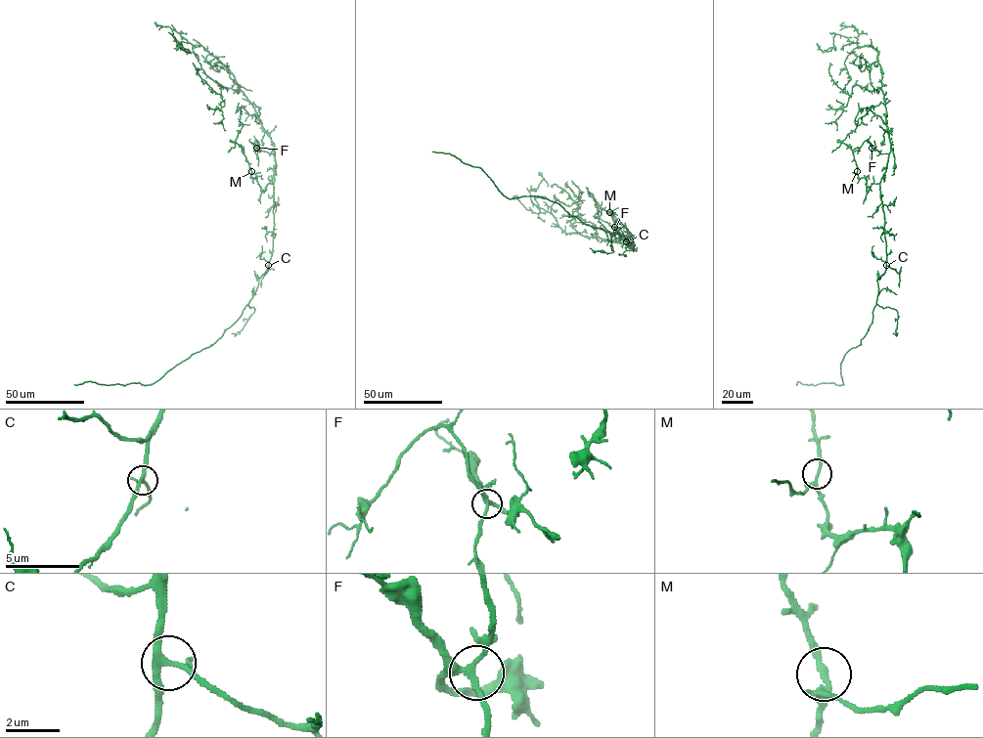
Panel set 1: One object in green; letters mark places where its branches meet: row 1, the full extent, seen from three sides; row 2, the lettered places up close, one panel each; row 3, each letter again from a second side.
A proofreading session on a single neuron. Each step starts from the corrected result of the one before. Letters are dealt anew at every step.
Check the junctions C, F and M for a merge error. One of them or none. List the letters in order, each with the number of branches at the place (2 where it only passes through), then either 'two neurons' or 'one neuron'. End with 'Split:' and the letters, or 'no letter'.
C: 4 | one neuron
F: 4 | one neuron
M: 4 | one neuron
Split: no letter

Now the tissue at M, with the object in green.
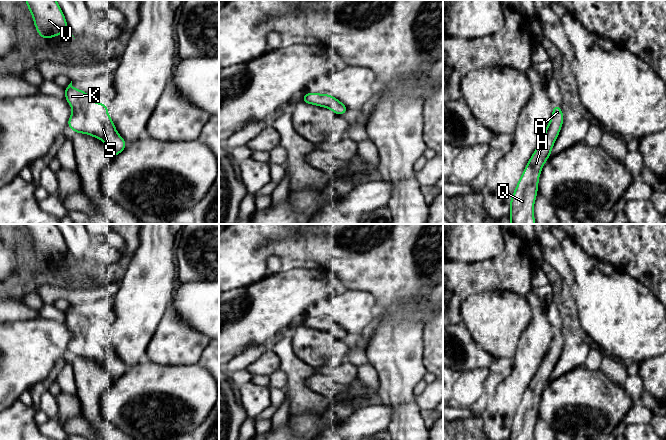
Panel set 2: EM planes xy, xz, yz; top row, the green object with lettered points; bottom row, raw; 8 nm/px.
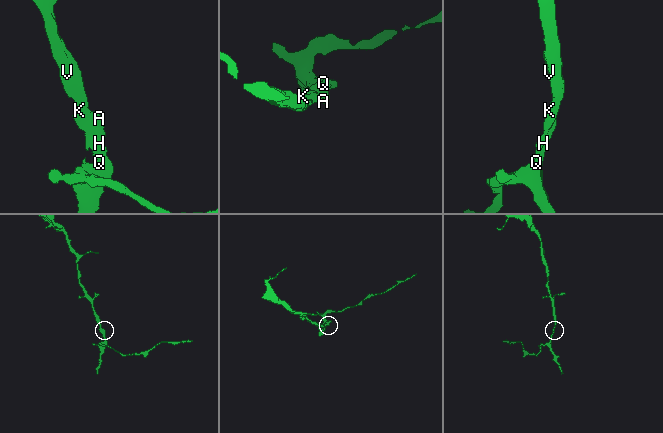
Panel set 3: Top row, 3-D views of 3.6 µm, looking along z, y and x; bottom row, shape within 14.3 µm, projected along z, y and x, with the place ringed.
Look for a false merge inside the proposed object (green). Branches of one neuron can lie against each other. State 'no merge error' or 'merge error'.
no merge error

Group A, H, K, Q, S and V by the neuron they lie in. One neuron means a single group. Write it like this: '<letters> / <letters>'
A H K Q S V

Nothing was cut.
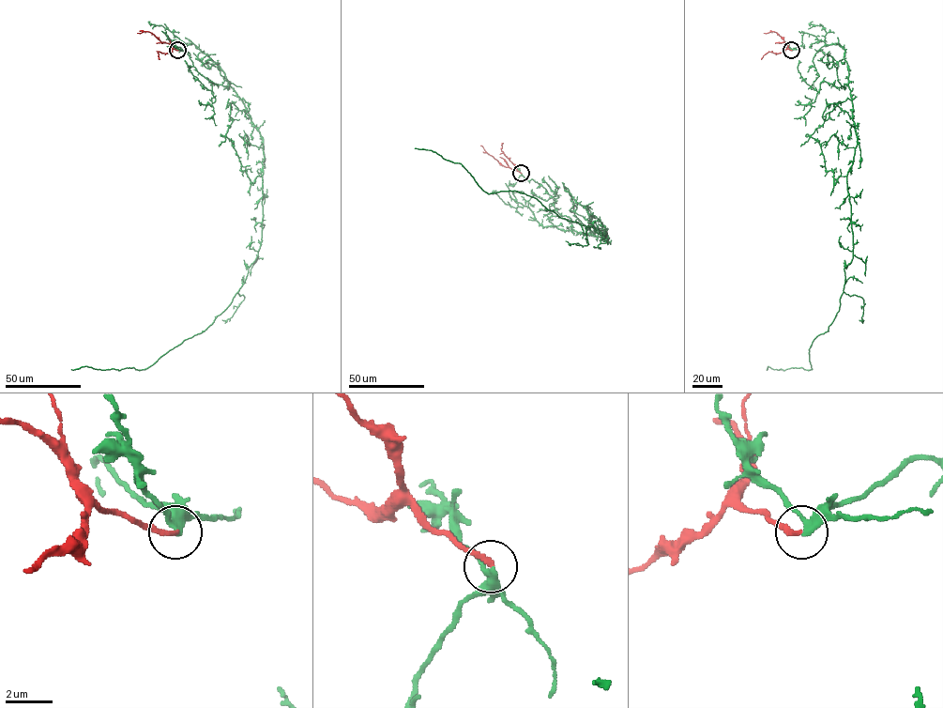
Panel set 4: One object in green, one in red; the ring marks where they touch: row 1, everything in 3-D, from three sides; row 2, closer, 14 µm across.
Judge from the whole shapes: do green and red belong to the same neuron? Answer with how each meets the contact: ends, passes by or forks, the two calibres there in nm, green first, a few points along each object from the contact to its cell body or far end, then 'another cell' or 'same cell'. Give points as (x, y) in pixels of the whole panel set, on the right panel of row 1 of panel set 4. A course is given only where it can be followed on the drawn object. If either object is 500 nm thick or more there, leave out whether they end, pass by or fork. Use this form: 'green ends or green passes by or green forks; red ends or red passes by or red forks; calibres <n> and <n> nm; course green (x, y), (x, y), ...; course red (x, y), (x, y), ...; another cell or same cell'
green passes by; red ends; calibres 280 and 220 nm; course green (791, 50), (804, 33), (844, 50), (853, 254), (812, 369), (767, 369); course red (791, 50), (776, 32), (764, 33); another cell

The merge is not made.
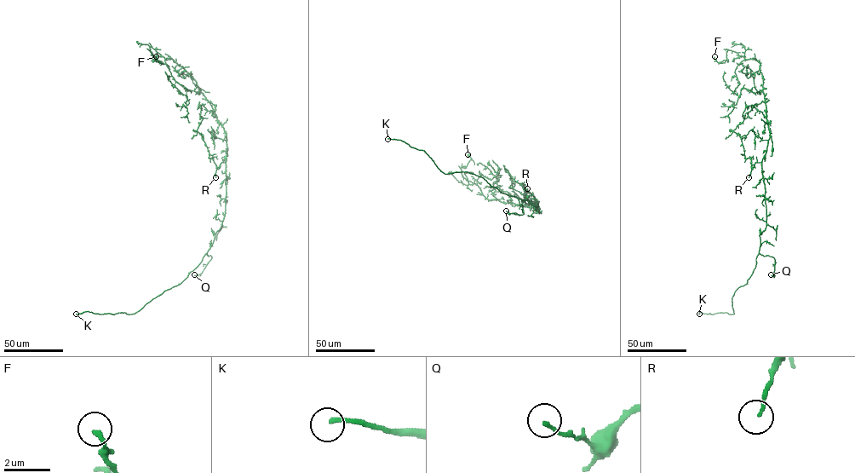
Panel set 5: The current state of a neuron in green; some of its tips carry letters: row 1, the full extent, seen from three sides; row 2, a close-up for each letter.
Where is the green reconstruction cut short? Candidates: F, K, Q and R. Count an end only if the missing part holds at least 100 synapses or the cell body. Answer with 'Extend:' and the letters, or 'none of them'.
Extend: K

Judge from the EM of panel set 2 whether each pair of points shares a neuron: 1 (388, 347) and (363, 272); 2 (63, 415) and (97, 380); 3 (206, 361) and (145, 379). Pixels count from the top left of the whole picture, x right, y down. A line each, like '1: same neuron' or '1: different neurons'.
1: same neuron
2: different neurons
3: different neurons

